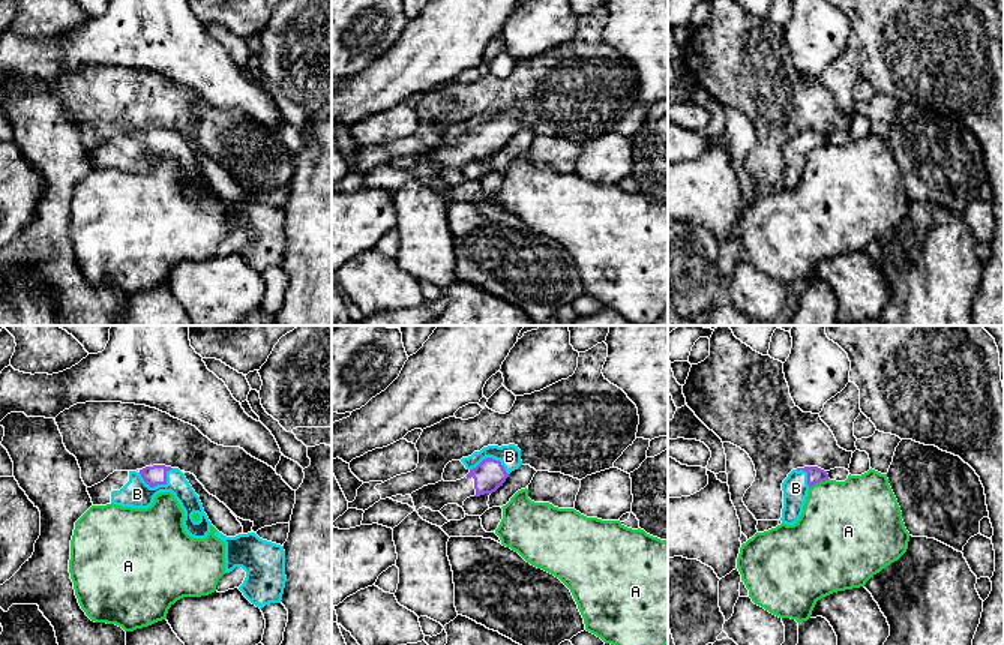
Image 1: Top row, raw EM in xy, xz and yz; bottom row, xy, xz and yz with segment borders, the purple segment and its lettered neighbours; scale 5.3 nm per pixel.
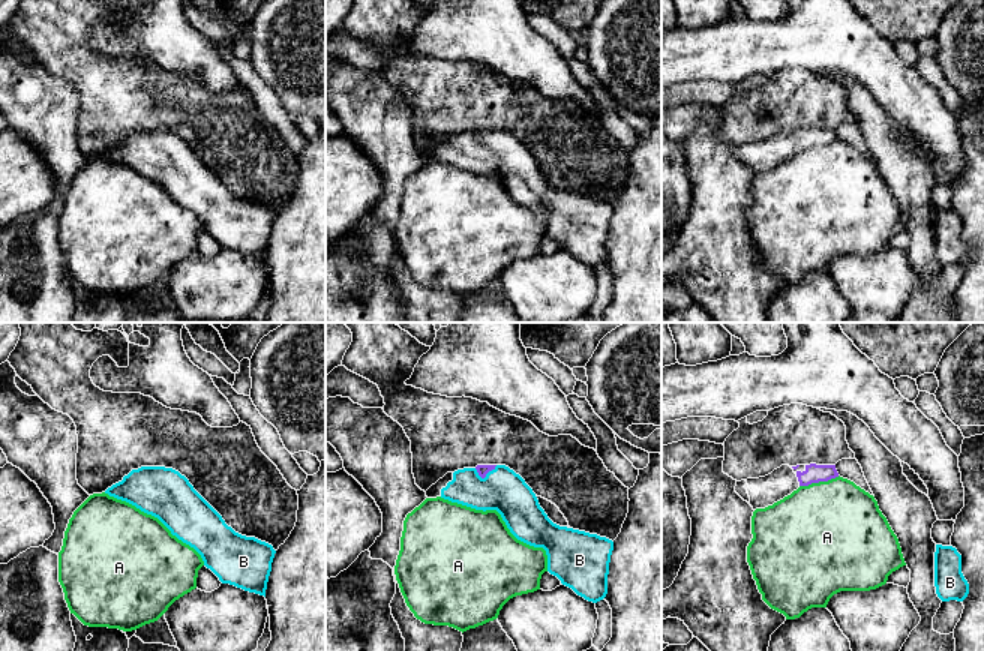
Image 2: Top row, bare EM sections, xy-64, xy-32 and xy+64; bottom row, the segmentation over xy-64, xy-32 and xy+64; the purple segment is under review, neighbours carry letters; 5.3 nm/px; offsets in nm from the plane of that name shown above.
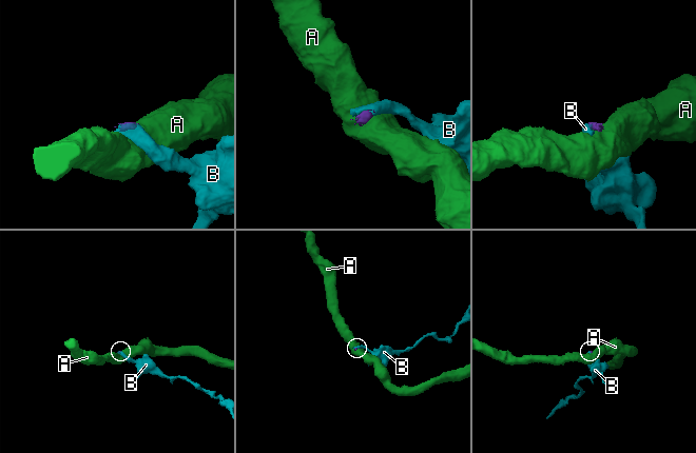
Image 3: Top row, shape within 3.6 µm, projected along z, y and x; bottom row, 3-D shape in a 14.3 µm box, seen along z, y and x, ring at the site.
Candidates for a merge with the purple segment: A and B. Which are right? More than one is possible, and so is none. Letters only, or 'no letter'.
B

